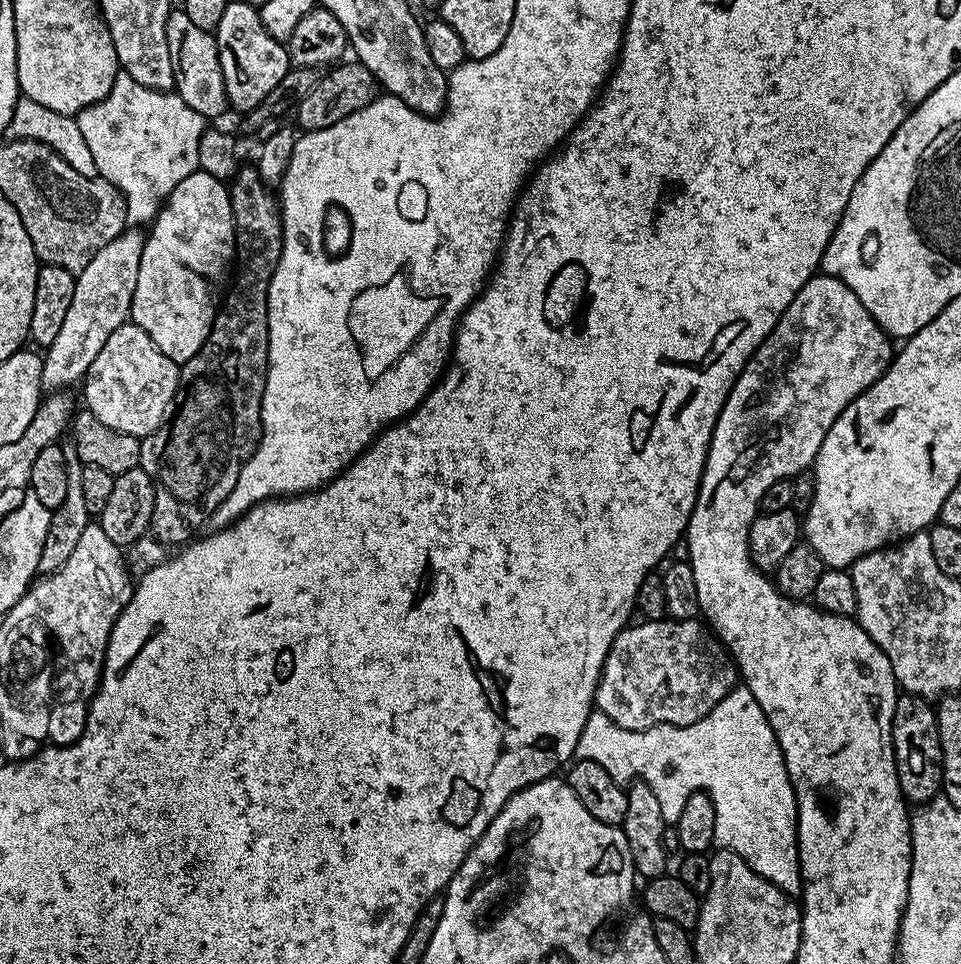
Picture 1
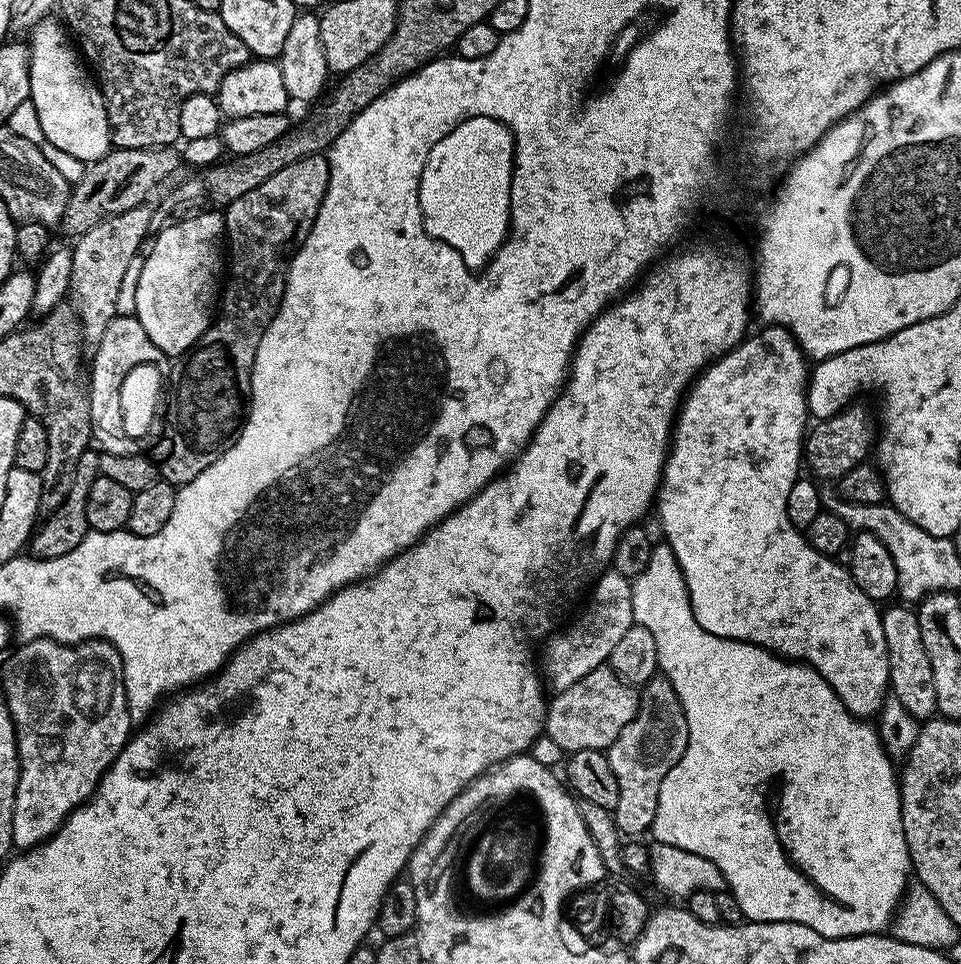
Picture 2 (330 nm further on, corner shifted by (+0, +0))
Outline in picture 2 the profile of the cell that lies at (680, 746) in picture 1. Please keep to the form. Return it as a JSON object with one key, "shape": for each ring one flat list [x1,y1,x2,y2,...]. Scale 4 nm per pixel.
{"shape":[[666,542,657,543,653,547,646,570,635,576,631,585,634,621,646,626,646,630,654,634,654,646,658,646,659,671,674,686,678,702,686,714,688,727,686,750,680,761,666,774,666,778,662,778,662,790,658,790,658,810,650,829,651,835,656,835,655,843,678,846,678,850,690,850,690,854,710,858,710,862,722,870,724,883,734,898,738,898,738,906,742,906,745,921,798,922,802,926,810,926,810,930,818,930,818,934,831,940,883,933,891,925,909,887,912,859,906,846,906,834,902,830,898,768,892,757,886,754,879,731,873,725,871,728,867,719,848,710,838,698,836,690,828,685,826,678,822,678,822,674,818,674,810,665,785,660,757,644,718,638,718,634,702,630,694,618,688,587,674,558,674,550]]}

